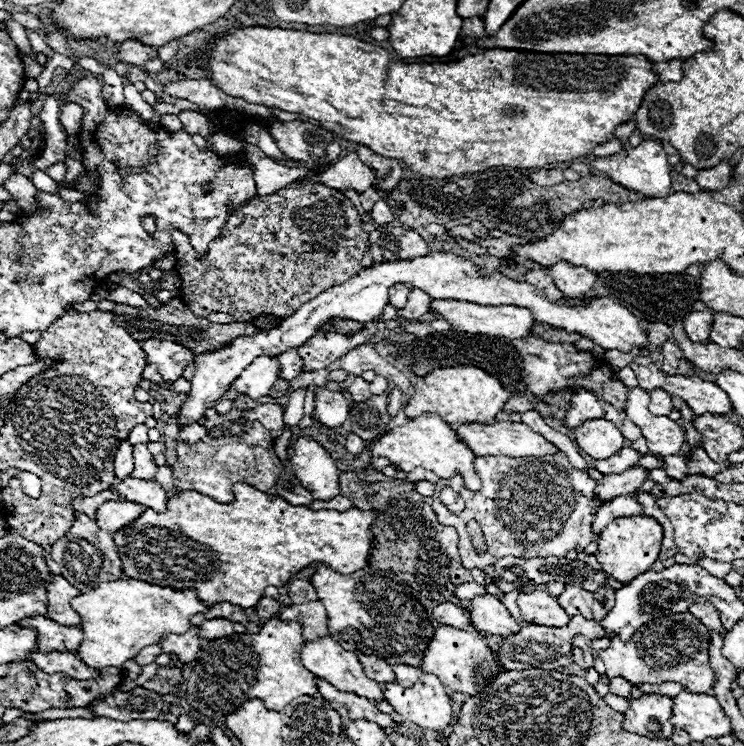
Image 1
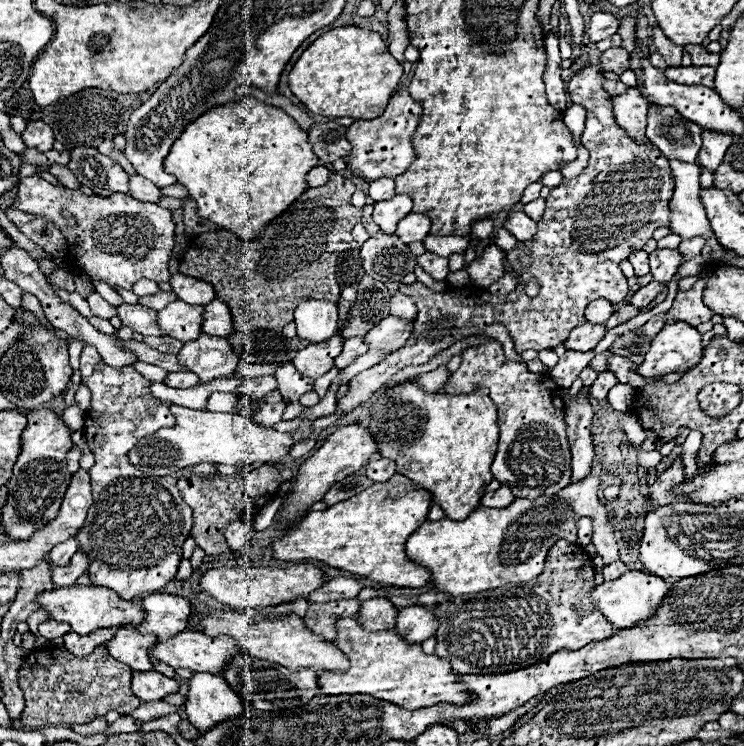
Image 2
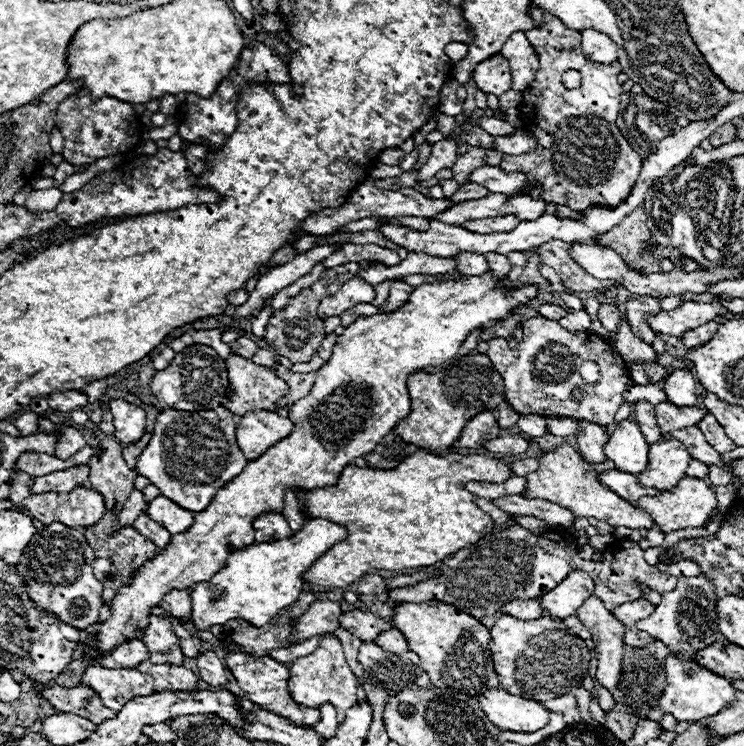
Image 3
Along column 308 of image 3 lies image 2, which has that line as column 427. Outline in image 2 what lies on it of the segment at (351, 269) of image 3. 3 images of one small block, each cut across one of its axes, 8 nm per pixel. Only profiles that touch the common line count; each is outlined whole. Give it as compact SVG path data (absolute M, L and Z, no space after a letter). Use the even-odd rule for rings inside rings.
M584 66L568 82L572 104L586 108L582 144L592 158L580 176L562 180L562 188L556 186L550 190L538 232L532 240L520 242L508 252L510 268L520 274L520 286L512 294L498 298L488 296L486 290L476 286L466 286L464 290L456 286L434 292L422 282L400 284L400 292L410 296L418 306L412 338L386 360L356 374L348 382L348 392L338 400L342 414L370 400L398 370L428 362L430 356L446 350L464 336L478 334L488 324L506 324L514 338L514 348L520 354L526 350L548 350L564 344L570 332L584 322L584 310L592 300L604 298L612 304L620 304L628 296L620 262L632 252L642 250L658 226L670 226L668 202L674 192L674 182L668 158L664 158L658 148L636 146L636 142L618 128L612 114L612 100L602 88L604 80L596 66ZM524 248L532 252L532 266L528 270L518 262ZM530 278L540 280L540 294L536 298L528 298L522 290L522 284Z

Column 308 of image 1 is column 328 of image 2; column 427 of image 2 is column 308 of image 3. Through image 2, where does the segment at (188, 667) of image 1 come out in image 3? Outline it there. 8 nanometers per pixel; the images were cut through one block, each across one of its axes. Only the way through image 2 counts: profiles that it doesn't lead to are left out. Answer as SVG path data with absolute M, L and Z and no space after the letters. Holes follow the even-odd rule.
M324 634L318 648L308 656L296 658L288 670L290 670L288 692L296 702L300 702L300 706L320 708L324 702L330 702L340 714L340 722L346 718L348 708L356 706L356 688L358 688L356 676L350 672L342 644L334 634Z

